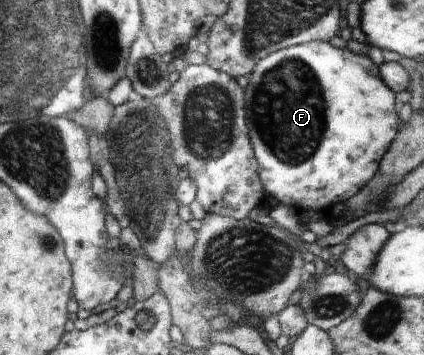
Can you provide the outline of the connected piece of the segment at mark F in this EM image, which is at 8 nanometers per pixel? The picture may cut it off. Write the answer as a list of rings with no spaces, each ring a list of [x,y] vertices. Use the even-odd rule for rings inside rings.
[[[312,41],[300,46],[280,49],[267,54],[251,73],[251,79],[246,89],[246,124],[249,126],[249,137],[253,146],[254,156],[259,166],[259,177],[270,196],[269,206],[286,206],[301,225],[306,226],[316,220],[338,222],[346,212],[346,202],[364,188],[382,164],[383,156],[394,140],[402,121],[399,118],[399,106],[394,99],[391,88],[383,81],[381,70],[367,56],[356,55],[348,49],[334,48],[326,41]]]

